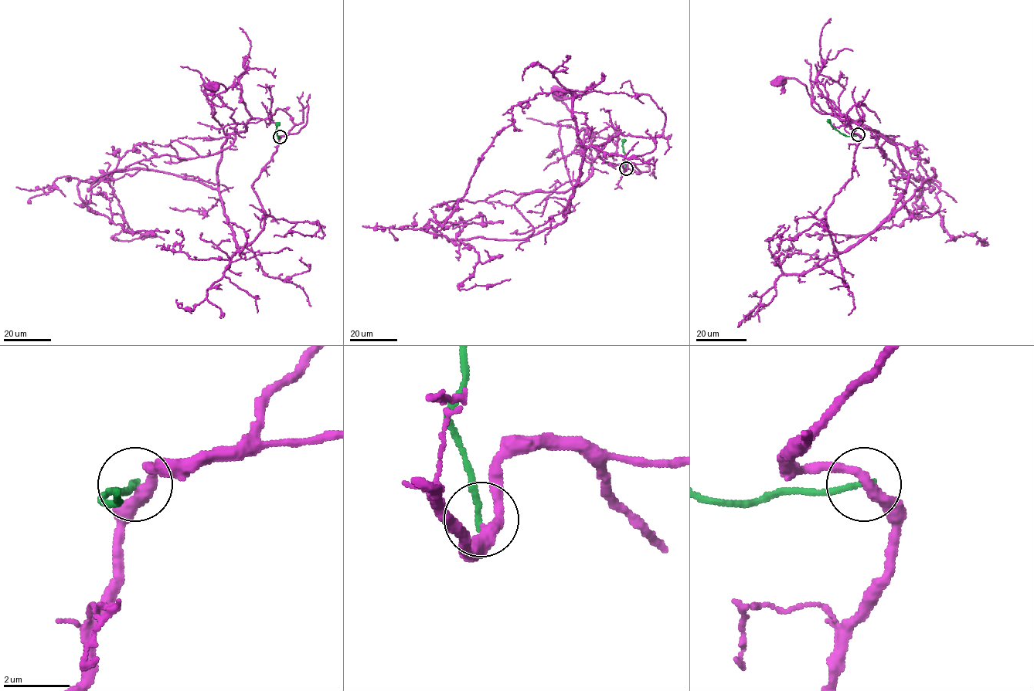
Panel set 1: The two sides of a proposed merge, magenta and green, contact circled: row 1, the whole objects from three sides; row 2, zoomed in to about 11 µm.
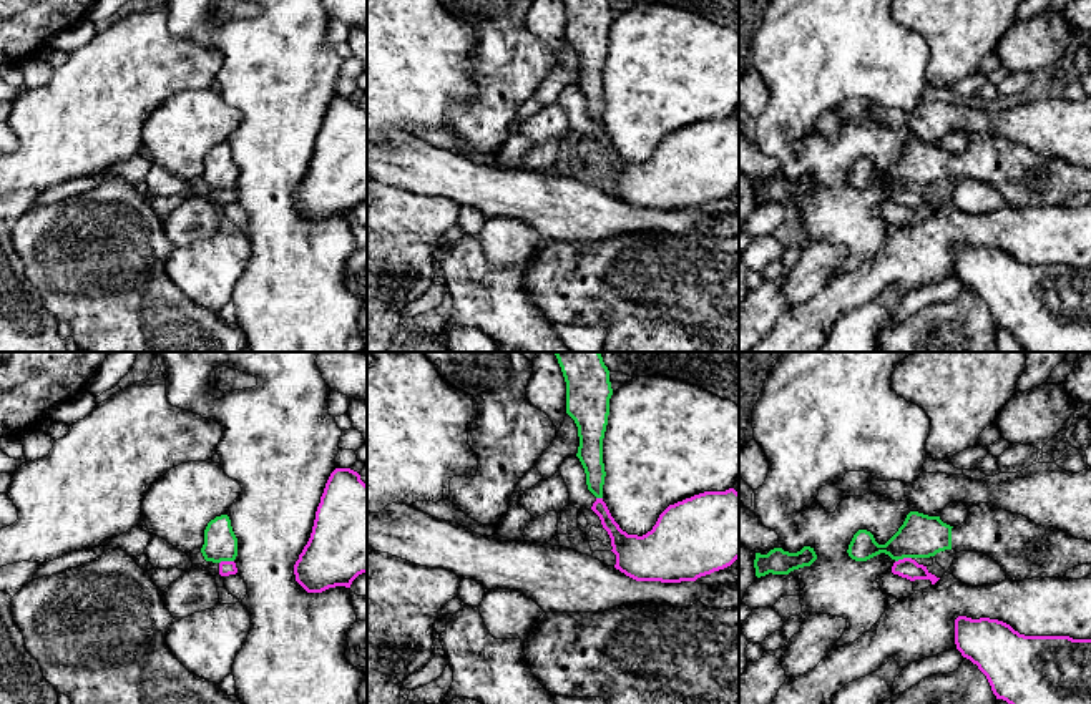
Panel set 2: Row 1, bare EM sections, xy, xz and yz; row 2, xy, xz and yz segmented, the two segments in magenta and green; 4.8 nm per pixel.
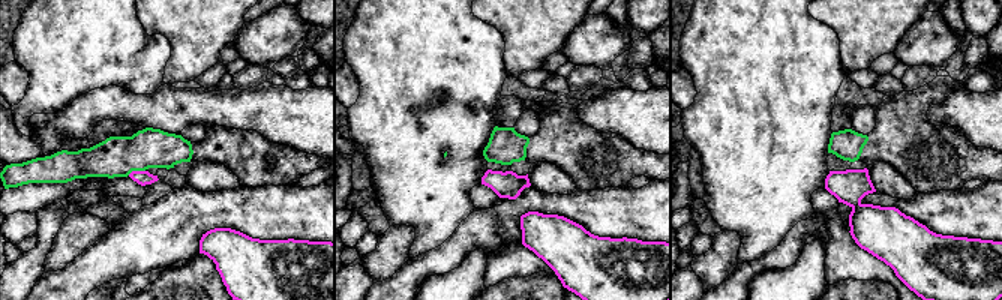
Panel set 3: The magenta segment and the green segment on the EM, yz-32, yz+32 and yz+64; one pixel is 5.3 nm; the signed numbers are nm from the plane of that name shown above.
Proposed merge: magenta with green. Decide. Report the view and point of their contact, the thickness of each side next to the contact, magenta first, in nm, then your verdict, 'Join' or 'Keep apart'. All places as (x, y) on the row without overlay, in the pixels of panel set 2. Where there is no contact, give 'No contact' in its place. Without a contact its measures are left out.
Touches magenta at yz (904, 186). Thickness 100 nm (magenta) against 200 nm. Keep apart

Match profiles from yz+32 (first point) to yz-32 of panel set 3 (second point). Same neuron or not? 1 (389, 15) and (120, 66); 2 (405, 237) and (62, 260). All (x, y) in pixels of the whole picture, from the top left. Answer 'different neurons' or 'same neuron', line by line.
1: same neuron
2: same neuron

